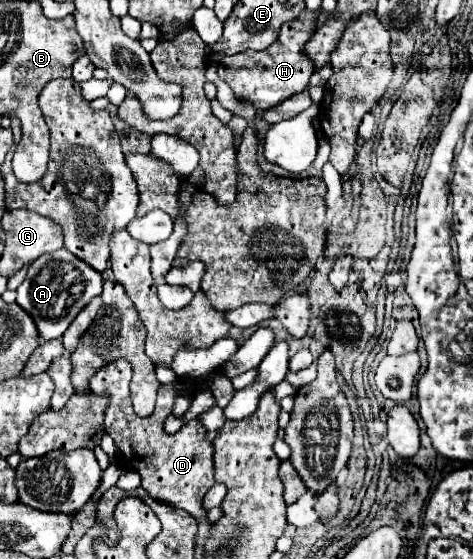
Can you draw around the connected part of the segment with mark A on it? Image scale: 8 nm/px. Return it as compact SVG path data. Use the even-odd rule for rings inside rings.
M62 249L52 255L42 255L38 261L34 261L28 267L26 279L16 289L16 293L16 303L34 319L40 339L50 341L62 337L68 325L76 319L76 315L96 295L102 293L102 277L98 271L74 257L68 249Z

